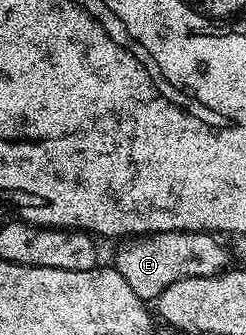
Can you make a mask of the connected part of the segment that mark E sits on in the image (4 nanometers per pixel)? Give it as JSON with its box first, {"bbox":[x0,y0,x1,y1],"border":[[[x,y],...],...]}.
{"bbox":[114,231,230,303],"border":[[[207,231],[195,233],[153,233],[139,239],[128,239],[116,253],[114,268],[130,283],[134,295],[138,295],[145,303],[155,302],[166,287],[178,283],[178,279],[191,277],[209,277],[215,273],[223,273],[230,265],[230,249],[227,244],[220,245],[221,238]]]}

